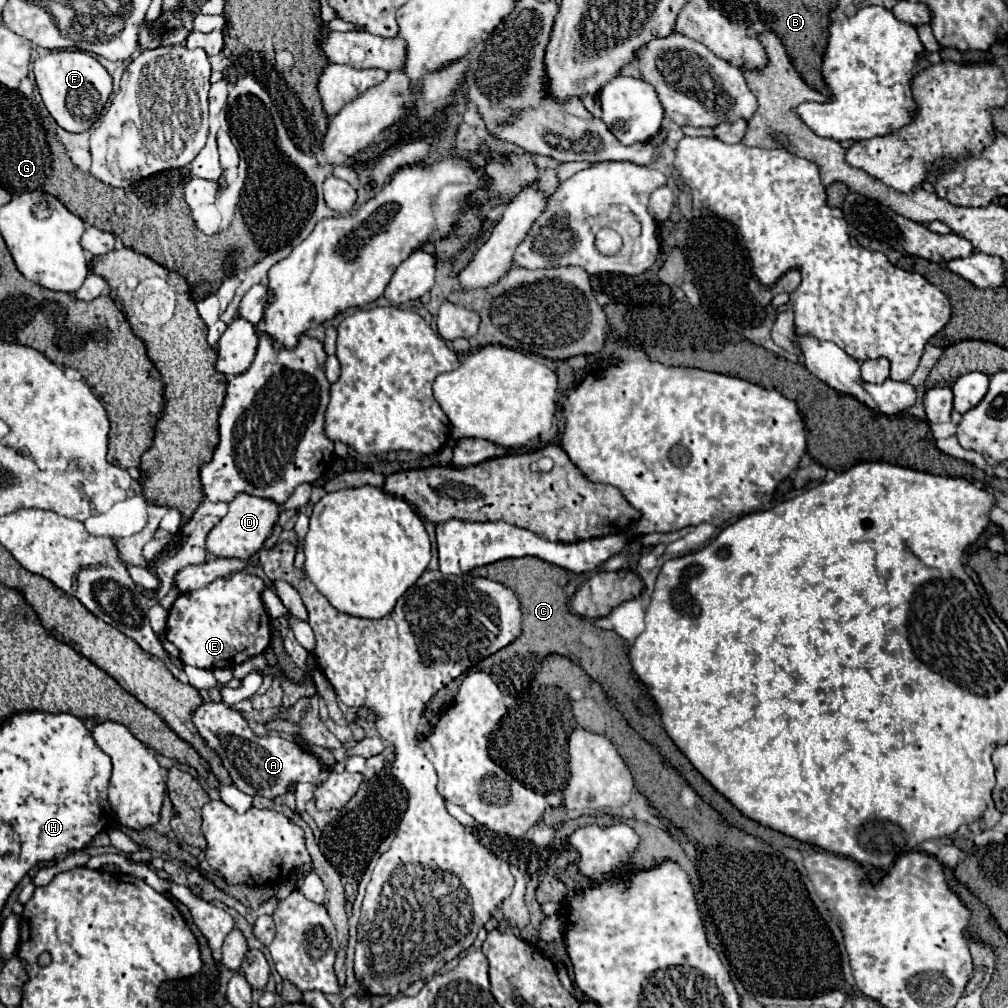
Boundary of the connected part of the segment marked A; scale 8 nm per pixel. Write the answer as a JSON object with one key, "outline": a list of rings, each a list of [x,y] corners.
{"outline":[[[203,702],[201,708],[197,708],[193,714],[193,722],[209,748],[221,756],[223,766],[233,778],[233,784],[249,796],[259,794],[265,798],[277,798],[287,792],[287,786],[291,782],[313,782],[321,772],[319,762],[313,758],[313,754],[283,736],[255,736],[247,720],[227,704]]]}

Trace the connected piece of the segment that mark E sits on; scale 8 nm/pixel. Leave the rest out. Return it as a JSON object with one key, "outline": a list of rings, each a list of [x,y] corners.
{"outline":[[[235,572],[227,578],[181,594],[169,610],[167,640],[181,650],[183,664],[213,670],[233,668],[269,646],[269,616],[265,614],[261,592],[265,584],[259,576]]]}

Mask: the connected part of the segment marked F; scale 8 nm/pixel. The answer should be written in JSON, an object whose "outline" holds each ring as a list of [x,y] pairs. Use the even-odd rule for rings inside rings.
{"outline":[[[51,50],[33,62],[33,74],[45,108],[55,122],[67,132],[85,132],[101,116],[101,110],[111,94],[109,72],[87,52]]]}

